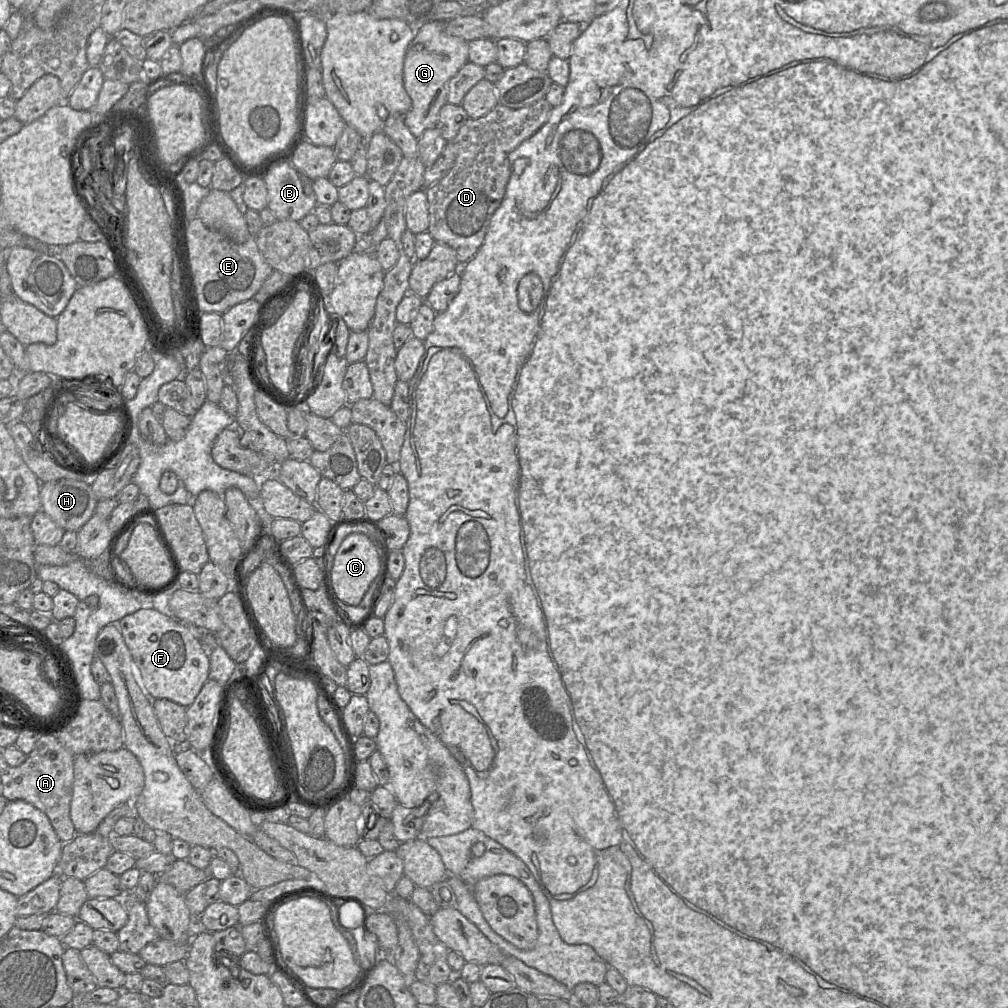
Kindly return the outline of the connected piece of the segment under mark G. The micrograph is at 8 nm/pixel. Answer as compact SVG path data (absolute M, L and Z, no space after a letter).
M431 20L416 26L415 37L410 43L404 59L403 82L412 101L411 109L405 114L405 124L417 139L425 130L436 126L440 109L447 103L449 81L468 62L468 42L463 38L448 34L445 31L444 22Z

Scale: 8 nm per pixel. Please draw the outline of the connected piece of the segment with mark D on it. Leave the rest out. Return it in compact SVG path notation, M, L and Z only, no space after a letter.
M545 98L540 99L529 106L518 108L518 109L509 108L498 103L485 116L477 119L469 118L459 129L459 132L457 133L456 137L452 141L447 141L447 142L453 142L453 144L456 147L456 160L451 170L440 181L433 184L429 188L425 189L427 194L428 211L429 211L429 227L427 231L431 234L431 236L436 242L443 242L448 246L450 246L456 252L457 260L460 264L460 267L463 266L468 260L473 258L476 252L478 251L478 249L481 247L485 238L485 234L489 227L491 217L494 214L494 212L498 209L498 207L500 206L504 198L506 186L510 177L509 154L515 148L517 148L523 141L530 138L541 126L544 125L544 123L547 121L550 115L551 110L552 110L552 106L548 101L545 100Z

